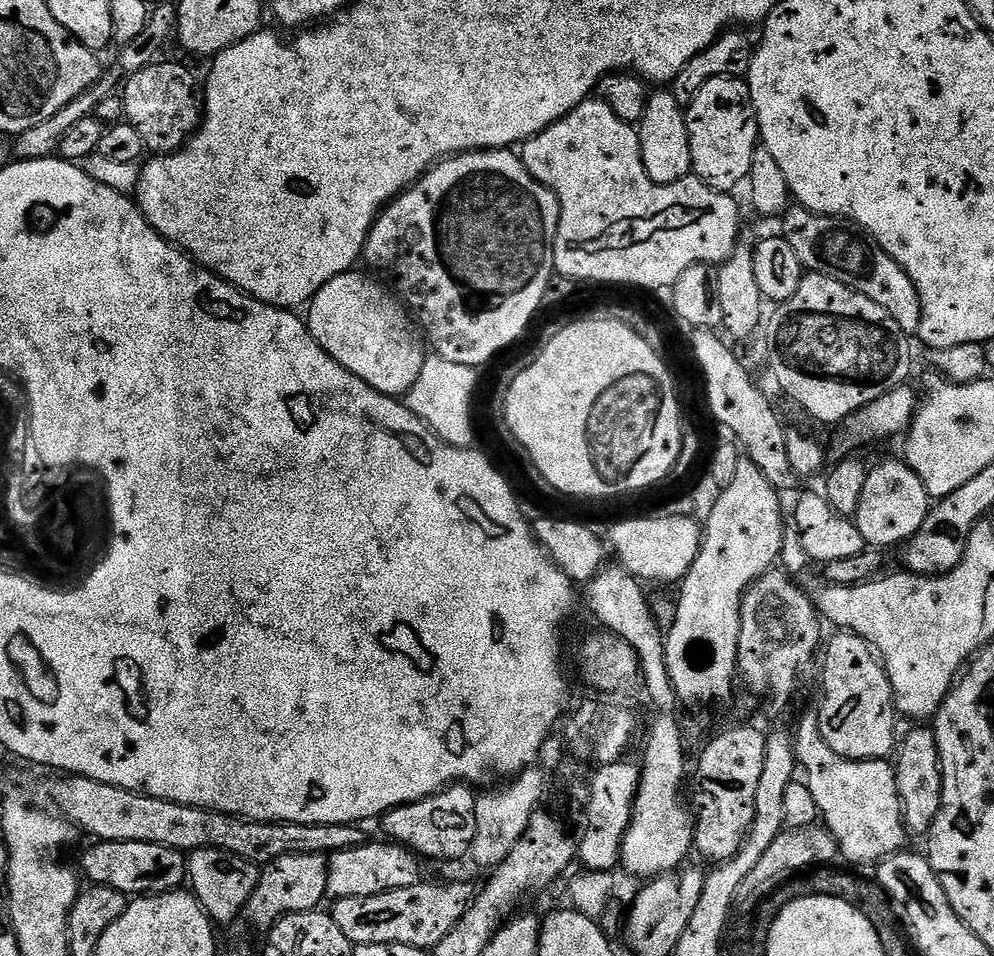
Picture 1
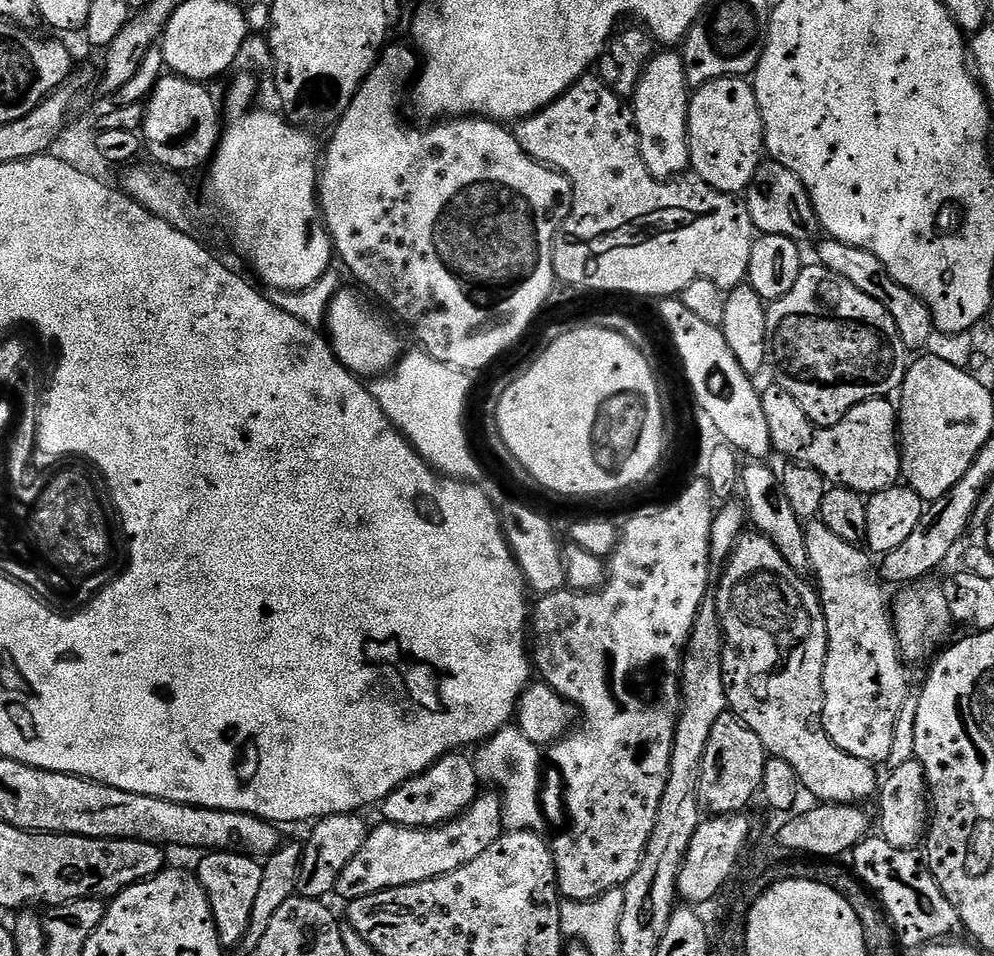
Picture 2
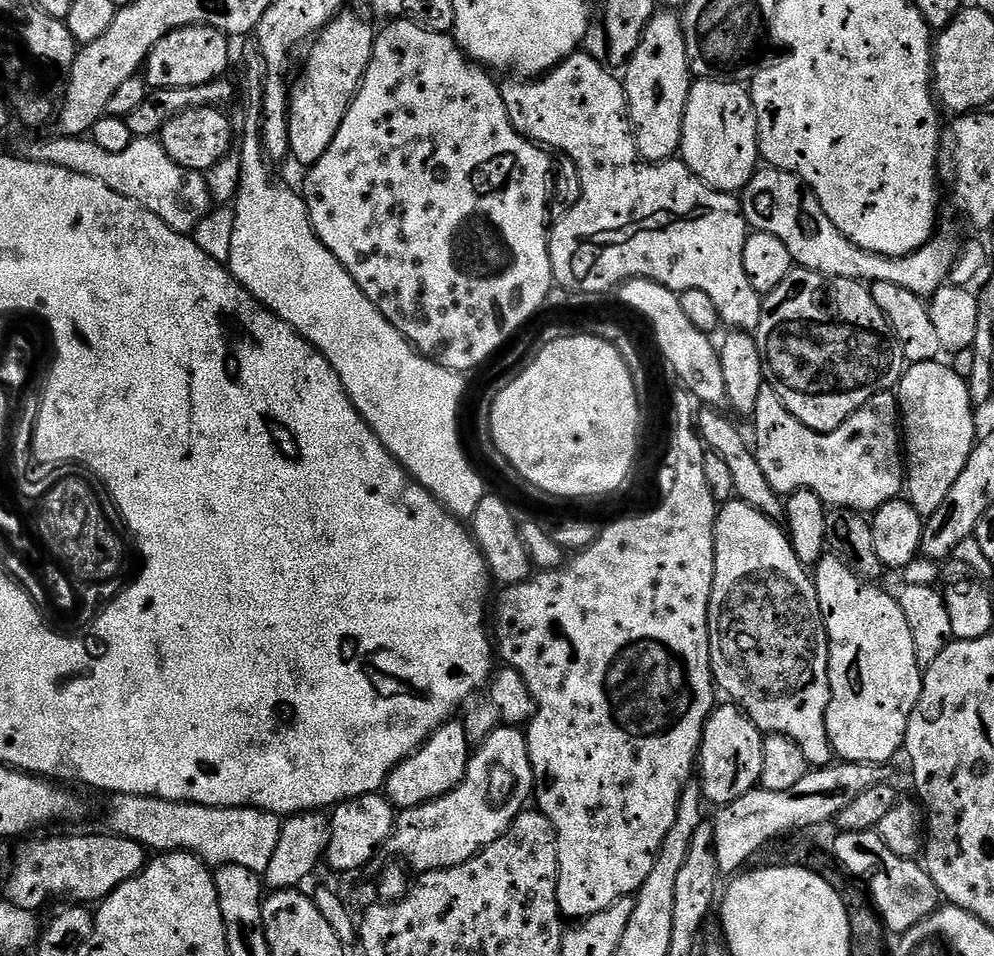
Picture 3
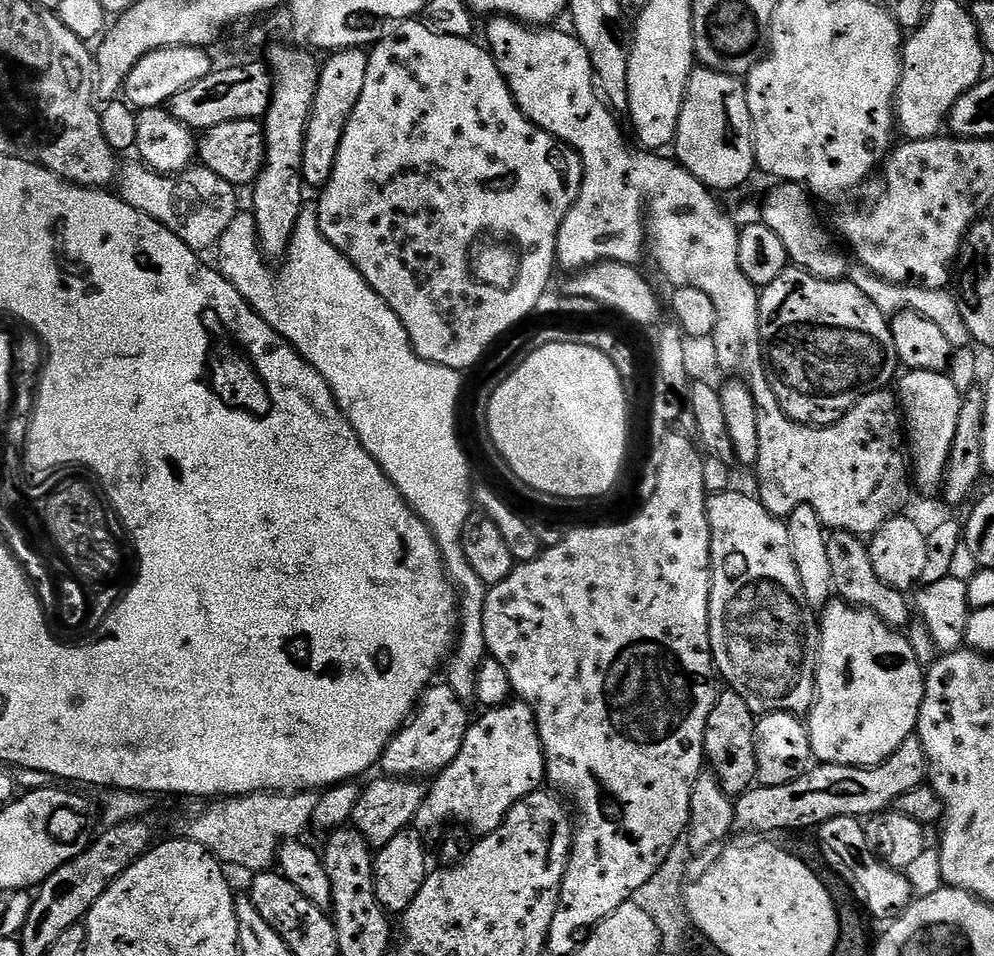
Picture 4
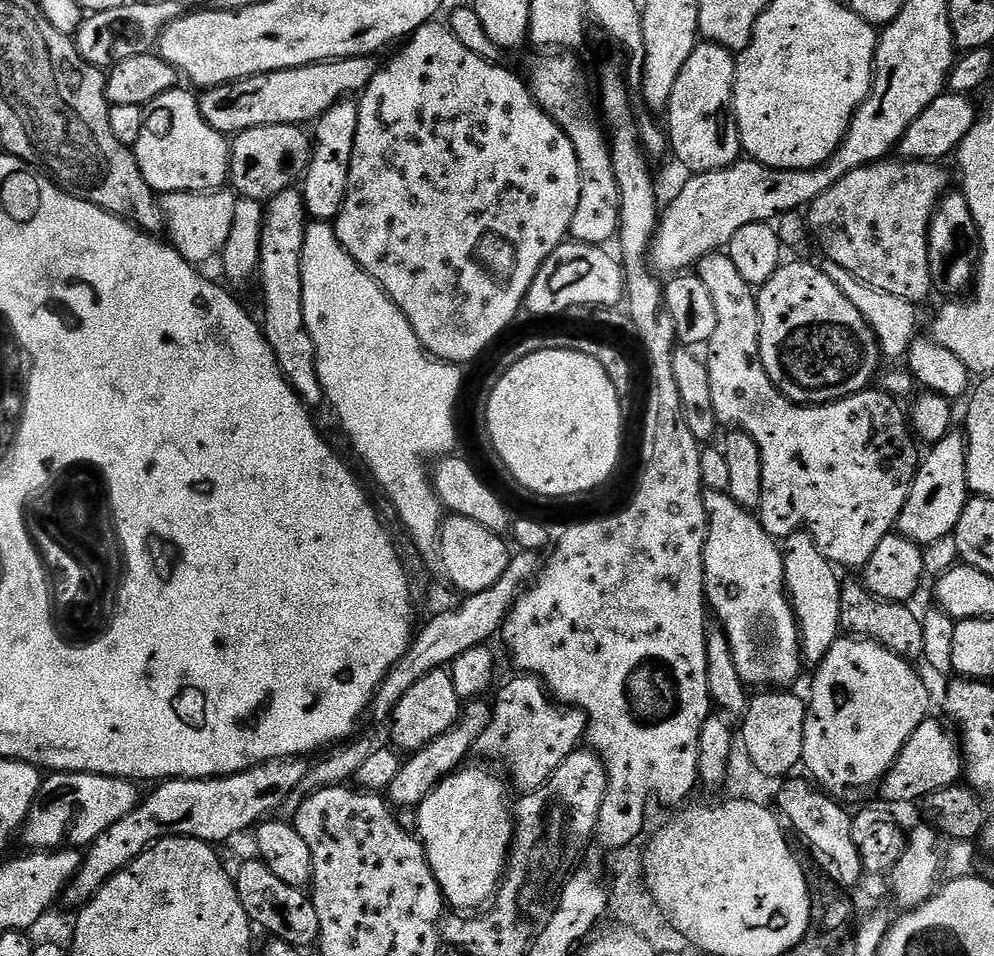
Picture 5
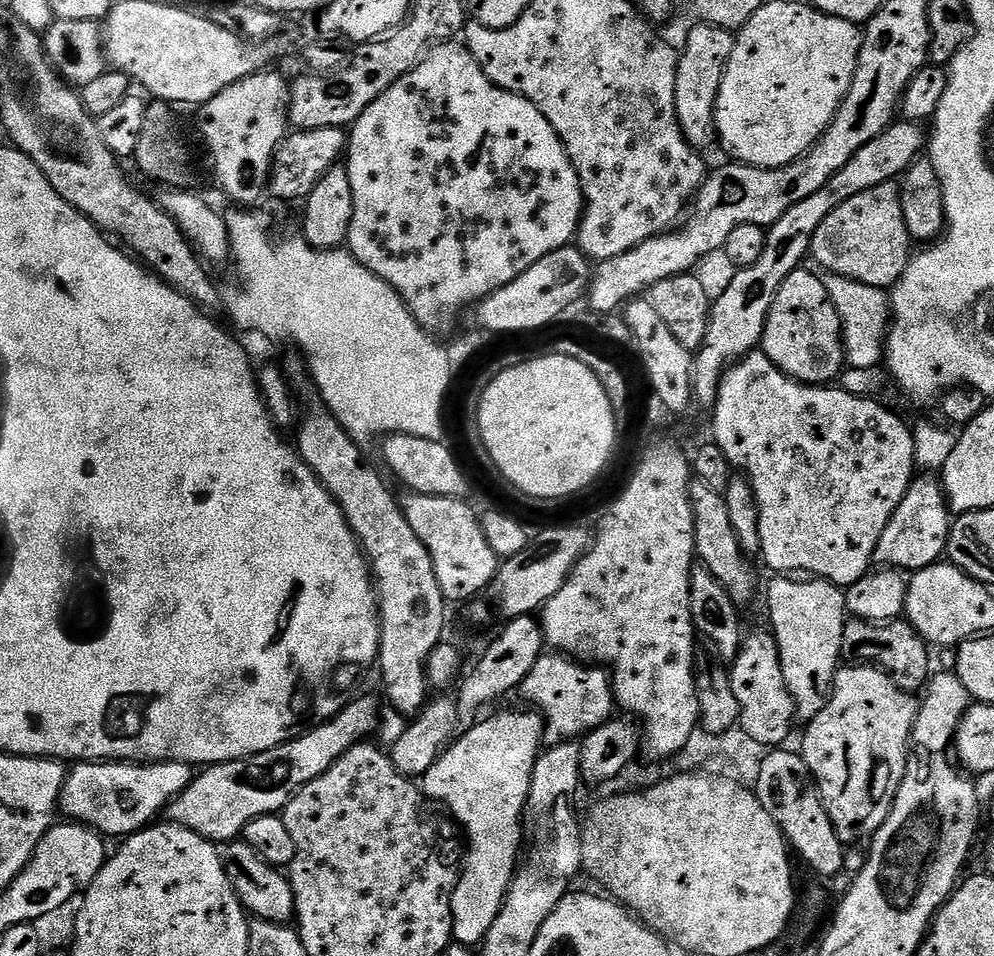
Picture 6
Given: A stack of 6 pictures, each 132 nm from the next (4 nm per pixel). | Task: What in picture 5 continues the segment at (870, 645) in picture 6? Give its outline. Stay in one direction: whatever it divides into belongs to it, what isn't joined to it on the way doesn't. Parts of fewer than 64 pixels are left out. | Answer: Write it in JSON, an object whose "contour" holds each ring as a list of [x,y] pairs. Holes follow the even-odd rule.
{"contour":[[[845,579],[840,586],[842,594],[841,629],[849,637],[873,640],[886,650],[898,654],[903,660],[916,662],[923,657],[923,622],[919,615],[908,609],[909,605],[894,600],[883,600],[864,587],[859,579]]]}

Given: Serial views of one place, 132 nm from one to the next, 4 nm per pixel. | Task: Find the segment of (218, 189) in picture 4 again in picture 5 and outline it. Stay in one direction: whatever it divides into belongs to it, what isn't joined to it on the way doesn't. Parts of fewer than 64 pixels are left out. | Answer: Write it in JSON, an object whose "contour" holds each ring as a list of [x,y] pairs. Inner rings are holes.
{"contour":[[[228,190],[208,192],[176,192],[165,194],[159,199],[163,212],[165,231],[169,243],[182,258],[193,266],[223,253],[226,239],[230,236],[230,228],[234,220],[234,206],[237,197]]]}

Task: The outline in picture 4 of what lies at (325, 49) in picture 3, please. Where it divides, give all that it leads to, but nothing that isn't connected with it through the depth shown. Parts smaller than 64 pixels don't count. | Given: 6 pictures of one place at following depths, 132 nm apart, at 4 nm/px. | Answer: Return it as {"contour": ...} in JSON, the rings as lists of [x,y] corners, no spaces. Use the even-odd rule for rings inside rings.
{"contour":[[[347,48],[334,52],[323,61],[320,84],[316,88],[312,117],[308,123],[306,142],[302,150],[302,174],[309,189],[320,190],[328,183],[334,170],[334,162],[338,158],[338,146],[342,142],[346,122],[350,122],[350,114],[354,114],[354,106],[358,106],[358,98],[362,98],[362,86],[366,86],[367,65],[368,52],[363,48]]]}

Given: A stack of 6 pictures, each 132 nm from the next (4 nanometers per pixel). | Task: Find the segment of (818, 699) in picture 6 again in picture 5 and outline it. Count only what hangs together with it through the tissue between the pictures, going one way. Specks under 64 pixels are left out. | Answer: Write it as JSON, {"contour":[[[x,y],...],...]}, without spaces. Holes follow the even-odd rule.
{"contour":[[[798,531],[783,537],[782,551],[784,554],[784,587],[788,589],[788,600],[796,615],[796,624],[800,628],[800,655],[805,661],[808,660],[812,666],[819,666],[822,658],[834,646],[834,642],[841,639],[842,629],[840,626],[840,615],[842,614],[842,594],[840,586],[841,577],[836,577],[837,569],[824,557],[822,550],[814,542],[809,532]]]}

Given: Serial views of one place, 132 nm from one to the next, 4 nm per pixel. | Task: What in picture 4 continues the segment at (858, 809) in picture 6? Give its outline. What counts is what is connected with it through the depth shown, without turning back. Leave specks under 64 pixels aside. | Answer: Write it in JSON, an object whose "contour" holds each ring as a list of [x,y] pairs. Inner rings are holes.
{"contour":[[[833,598],[822,609],[818,623],[820,625],[820,646],[816,654],[816,696],[812,699],[811,709],[806,716],[813,757],[822,764],[873,768],[874,765],[881,764],[886,758],[890,758],[890,754],[894,754],[898,750],[898,746],[902,746],[902,742],[906,742],[906,738],[910,738],[915,733],[924,697],[925,669],[921,667],[918,658],[915,657],[907,635],[903,631],[891,628],[886,622],[882,622],[882,618],[878,618],[870,610],[853,608],[845,600]]]}

